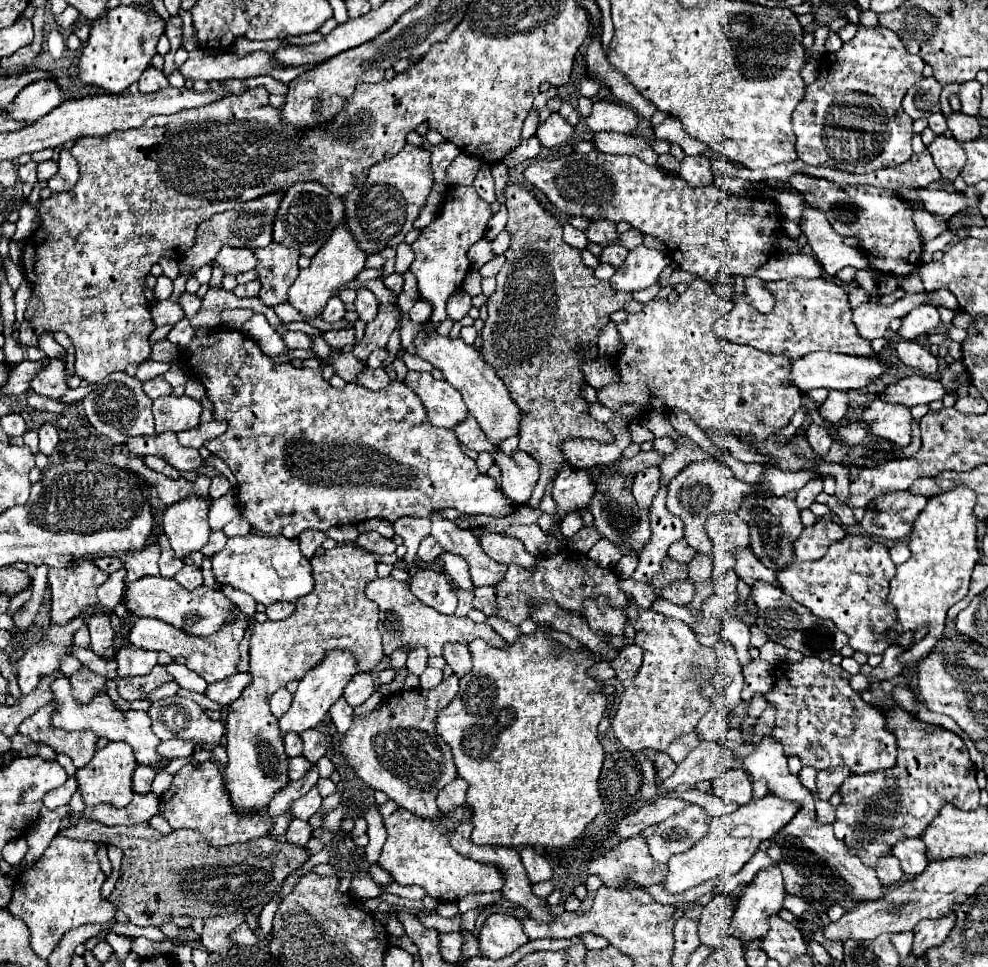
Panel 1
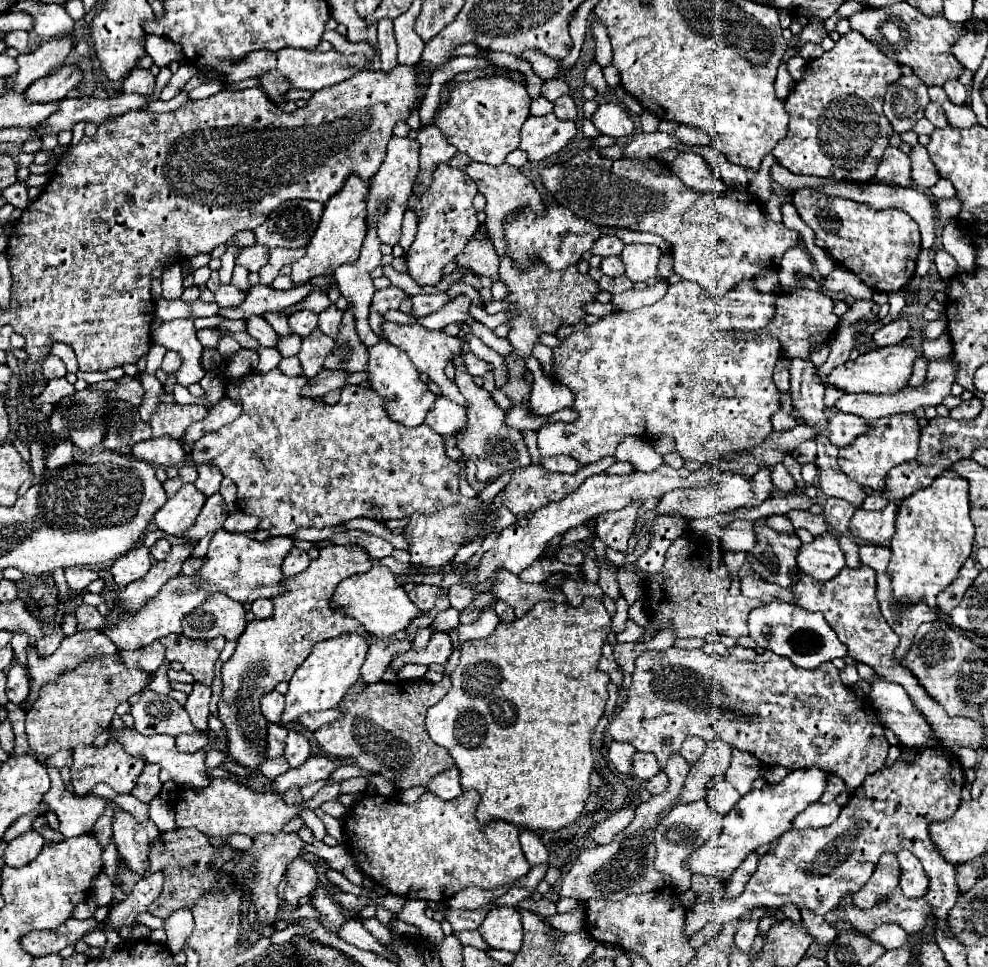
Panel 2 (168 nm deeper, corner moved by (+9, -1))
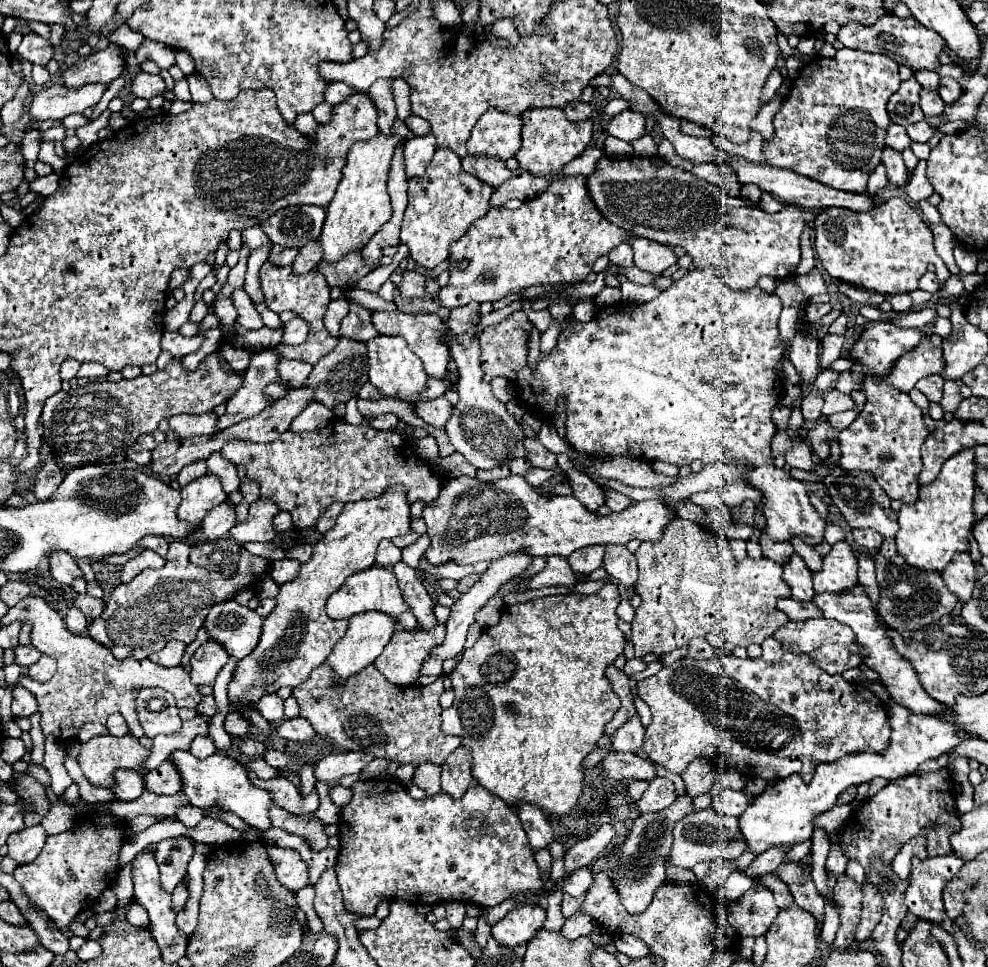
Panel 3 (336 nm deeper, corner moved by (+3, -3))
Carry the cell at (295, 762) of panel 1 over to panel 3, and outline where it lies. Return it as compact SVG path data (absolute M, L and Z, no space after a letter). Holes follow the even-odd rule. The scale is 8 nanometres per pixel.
M255 758L251 764L247 764L247 768L253 768L253 772L261 778L261 780L269 780L269 778L277 778L279 776L279 770L277 768L271 768L265 760L261 758Z

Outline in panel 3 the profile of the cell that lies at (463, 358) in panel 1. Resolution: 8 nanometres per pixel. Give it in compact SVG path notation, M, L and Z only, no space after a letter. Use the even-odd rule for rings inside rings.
M373 312L373 324L379 334L385 336L401 336L407 340L409 348L423 360L425 372L431 378L443 378L449 362L449 344L445 338L449 336L449 330L435 314L403 314L403 312Z

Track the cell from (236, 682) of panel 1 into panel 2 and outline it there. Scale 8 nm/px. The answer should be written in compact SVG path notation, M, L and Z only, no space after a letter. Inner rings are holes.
M195 682L193 686L193 692L189 694L189 700L187 700L187 714L193 722L195 728L199 730L209 730L207 728L207 718L209 718L209 700L211 700L211 688Z

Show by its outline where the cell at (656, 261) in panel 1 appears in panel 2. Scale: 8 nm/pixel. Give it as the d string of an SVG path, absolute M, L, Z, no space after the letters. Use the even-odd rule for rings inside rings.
M627 244L621 260L625 264L625 274L631 282L645 282L651 276L657 276L657 262L663 252L651 244Z

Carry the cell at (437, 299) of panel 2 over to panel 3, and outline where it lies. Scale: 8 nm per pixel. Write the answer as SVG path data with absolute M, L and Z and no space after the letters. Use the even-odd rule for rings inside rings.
M569 176L553 180L551 186L537 198L525 200L517 210L491 208L483 218L475 220L471 228L465 232L457 244L453 244L451 260L467 260L469 266L465 270L451 270L451 280L445 288L441 288L439 302L445 308L465 306L473 300L477 302L495 302L509 292L519 288L535 286L535 284L551 284L551 282L581 282L591 272L593 262L599 256L607 256L609 248L625 242L629 236L625 230L615 224L605 222L605 218L593 208L585 188L585 176Z

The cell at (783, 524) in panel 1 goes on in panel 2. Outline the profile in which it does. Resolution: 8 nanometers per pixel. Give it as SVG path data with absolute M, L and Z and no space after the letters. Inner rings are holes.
M765 518L757 520L757 544L747 554L751 570L765 582L789 588L799 578L795 554L799 552L801 540L795 534L779 534L765 526Z

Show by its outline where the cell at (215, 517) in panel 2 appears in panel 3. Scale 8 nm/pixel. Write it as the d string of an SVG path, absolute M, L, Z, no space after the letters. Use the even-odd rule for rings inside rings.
M181 540L171 542L167 564L159 570L141 572L127 584L119 584L113 590L105 612L91 622L87 634L111 648L119 660L147 658L149 652L161 650L169 640L191 644L203 626L205 612L209 612L213 604L235 598L243 590L255 590L251 588L253 582L261 580L261 576L267 574L271 566L267 558L253 556L241 548L241 558L235 572L225 576L221 572L209 572L205 568L193 566L189 562L190 551L190 545Z

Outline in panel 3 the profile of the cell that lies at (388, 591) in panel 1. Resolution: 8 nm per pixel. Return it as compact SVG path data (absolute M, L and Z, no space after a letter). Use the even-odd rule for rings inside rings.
M371 566L365 572L353 574L337 592L333 592L327 600L327 614L331 618L345 618L349 620L355 614L367 612L367 610L375 610L375 612L385 612L387 616L391 616L393 620L397 620L403 612L411 612L411 608L405 604L401 590L397 586L397 578L393 576L391 568L383 568L383 566Z

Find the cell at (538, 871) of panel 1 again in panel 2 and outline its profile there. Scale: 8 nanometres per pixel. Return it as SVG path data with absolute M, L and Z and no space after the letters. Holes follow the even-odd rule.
M521 830L521 848L523 848L523 854L527 856L527 862L531 866L535 864L541 864L541 862L547 862L547 848L545 844L541 842L539 834L531 832L531 830Z

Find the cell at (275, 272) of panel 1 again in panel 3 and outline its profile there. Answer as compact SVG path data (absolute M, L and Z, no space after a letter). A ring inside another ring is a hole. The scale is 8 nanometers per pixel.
M309 242L309 244L305 244L305 246L299 250L297 258L295 258L293 264L291 264L291 270L297 272L297 274L307 274L307 272L311 272L319 262L321 262L321 244L319 244L319 242Z

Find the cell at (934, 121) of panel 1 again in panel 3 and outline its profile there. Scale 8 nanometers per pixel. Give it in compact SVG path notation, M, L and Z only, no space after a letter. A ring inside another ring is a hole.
M921 120L921 122L917 122L917 124L911 124L911 126L907 128L907 134L909 134L909 138L915 140L915 142L929 142L929 140L933 138L933 134L935 134L935 128L929 126L929 122Z

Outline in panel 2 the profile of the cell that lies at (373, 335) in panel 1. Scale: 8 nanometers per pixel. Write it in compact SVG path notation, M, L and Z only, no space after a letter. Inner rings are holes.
M387 286L383 290L377 290L375 296L373 296L373 302L371 302L371 308L377 310L379 314L385 314L387 310L399 310L399 304L409 298L401 288L397 286Z

